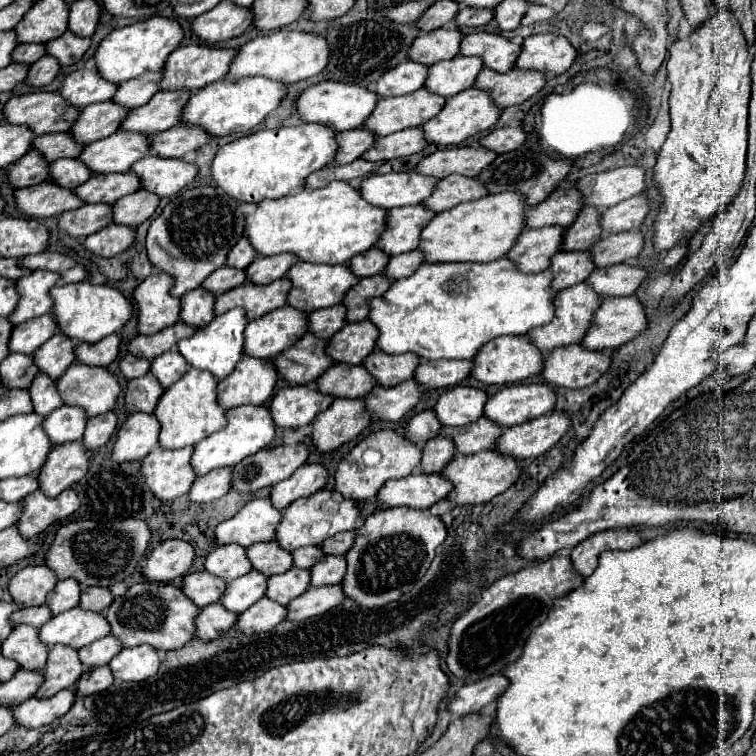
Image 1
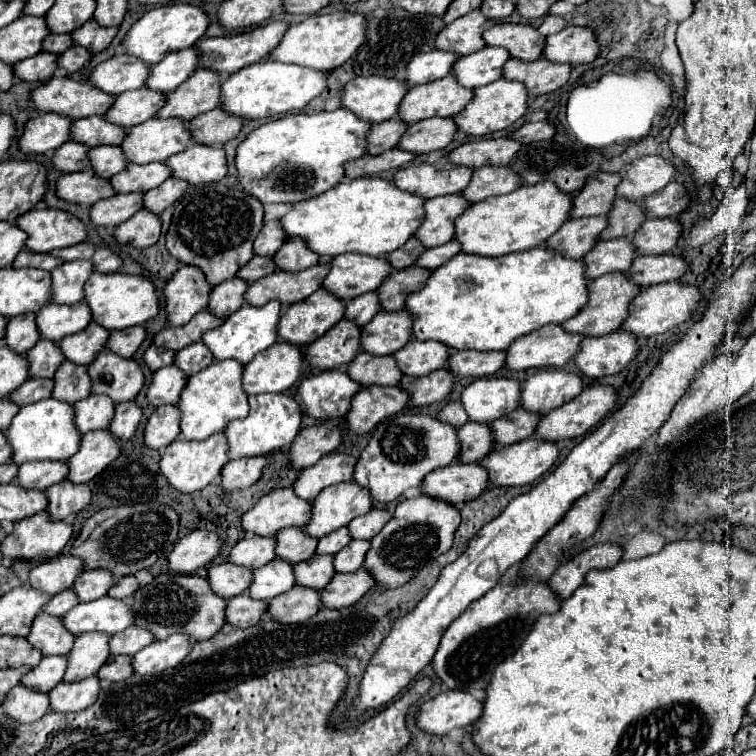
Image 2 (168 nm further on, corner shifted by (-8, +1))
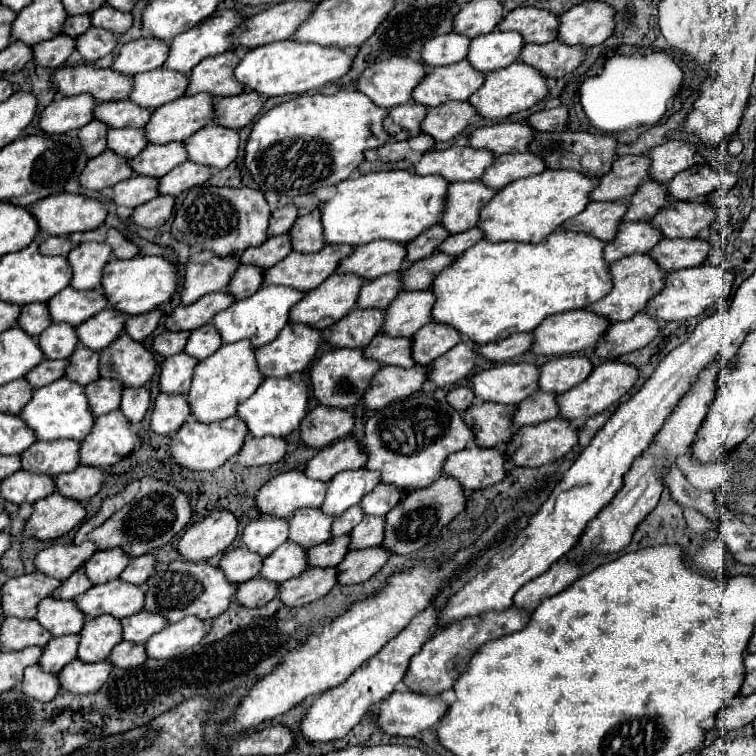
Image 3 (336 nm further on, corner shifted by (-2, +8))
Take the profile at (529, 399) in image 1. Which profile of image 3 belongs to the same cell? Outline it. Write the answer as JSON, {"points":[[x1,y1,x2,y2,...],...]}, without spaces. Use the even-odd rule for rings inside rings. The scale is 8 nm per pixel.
{"points":[[582,356,554,358,540,366,538,388,544,392,562,394,574,388,576,384,580,384,582,380,586,380,590,372,592,372,592,364]]}

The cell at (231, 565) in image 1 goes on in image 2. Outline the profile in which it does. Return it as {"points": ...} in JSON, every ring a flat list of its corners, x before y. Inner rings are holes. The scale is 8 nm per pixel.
{"points":[[248,535,230,551,230,561,250,569,258,569,268,561,276,559,276,541,274,537]]}

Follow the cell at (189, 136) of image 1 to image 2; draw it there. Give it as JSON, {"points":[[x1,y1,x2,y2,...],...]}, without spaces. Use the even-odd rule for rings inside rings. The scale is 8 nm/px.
{"points":[[212,109,190,121,190,131,194,137,192,141,212,147,224,145,242,131,242,125,244,121,238,121,238,117,230,117,230,113,222,113,222,109]]}

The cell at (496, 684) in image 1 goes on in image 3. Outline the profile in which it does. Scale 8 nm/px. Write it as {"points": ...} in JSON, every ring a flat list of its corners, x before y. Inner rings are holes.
{"points":[[394,692,378,706,378,722,390,736,416,736,440,724,446,710,440,694]]}

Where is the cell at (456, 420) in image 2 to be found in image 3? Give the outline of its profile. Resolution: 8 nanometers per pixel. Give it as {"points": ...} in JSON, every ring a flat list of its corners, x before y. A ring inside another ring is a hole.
{"points":[[458,386,458,388,452,388,446,396,448,404,458,410,458,412,464,412,472,402,474,402,474,394,470,388,464,388,464,386]]}

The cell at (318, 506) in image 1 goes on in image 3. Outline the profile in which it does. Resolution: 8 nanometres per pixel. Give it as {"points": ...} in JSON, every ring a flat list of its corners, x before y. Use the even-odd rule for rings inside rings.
{"points":[[352,470,352,472,338,472,326,492,326,500,322,502,320,510,326,516,340,516,344,514,350,506,358,504,368,492,374,490,374,486,380,482,380,476,370,470]]}

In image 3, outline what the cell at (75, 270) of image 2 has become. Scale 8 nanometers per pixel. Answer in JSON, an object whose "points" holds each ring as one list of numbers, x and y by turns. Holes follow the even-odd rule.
{"points":[[100,242,78,244,68,254,68,264,72,270,70,286,74,290,92,290,100,286,100,270,110,260,108,246]]}

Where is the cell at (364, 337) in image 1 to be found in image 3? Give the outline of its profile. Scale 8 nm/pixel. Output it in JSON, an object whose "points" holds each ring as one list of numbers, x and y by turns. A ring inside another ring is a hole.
{"points":[[428,290,412,292,412,294,398,294,396,300,384,310,382,334,398,338,412,338,416,330,430,322,430,310,434,304,434,296]]}

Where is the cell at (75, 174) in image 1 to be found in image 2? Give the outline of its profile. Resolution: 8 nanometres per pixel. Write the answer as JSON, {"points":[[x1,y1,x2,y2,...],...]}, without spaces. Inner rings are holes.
{"points":[[120,145,94,147,94,149,90,149,88,157,90,157,90,167,100,177,108,177,108,179,114,177,116,173,120,173,128,165,128,159,126,159]]}

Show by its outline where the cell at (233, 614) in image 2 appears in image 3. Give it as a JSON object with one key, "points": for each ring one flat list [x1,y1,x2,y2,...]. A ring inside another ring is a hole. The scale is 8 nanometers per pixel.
{"points":[[252,578,248,582,238,584,236,602,244,608,262,608,278,594,278,584,272,584,264,578]]}

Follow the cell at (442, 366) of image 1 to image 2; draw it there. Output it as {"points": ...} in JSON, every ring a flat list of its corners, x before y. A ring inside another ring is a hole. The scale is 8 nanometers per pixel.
{"points":[[474,349,456,351,450,357,450,371,462,377,484,377,502,369,504,361,506,353,474,353]]}

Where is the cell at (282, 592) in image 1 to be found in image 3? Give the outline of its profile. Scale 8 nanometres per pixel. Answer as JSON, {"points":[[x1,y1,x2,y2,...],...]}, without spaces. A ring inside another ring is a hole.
{"points":[[348,536,344,538,330,538,314,548,310,548,308,554,308,566,312,568,332,568,336,566,344,554,348,552]]}

